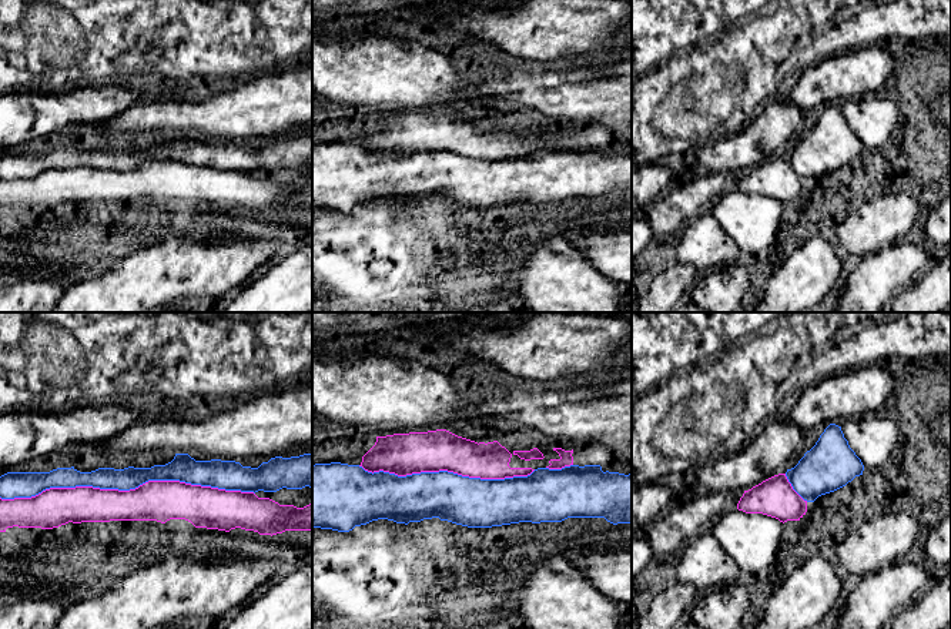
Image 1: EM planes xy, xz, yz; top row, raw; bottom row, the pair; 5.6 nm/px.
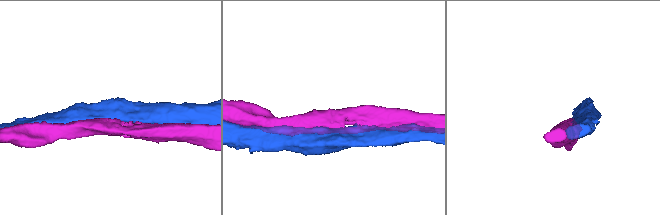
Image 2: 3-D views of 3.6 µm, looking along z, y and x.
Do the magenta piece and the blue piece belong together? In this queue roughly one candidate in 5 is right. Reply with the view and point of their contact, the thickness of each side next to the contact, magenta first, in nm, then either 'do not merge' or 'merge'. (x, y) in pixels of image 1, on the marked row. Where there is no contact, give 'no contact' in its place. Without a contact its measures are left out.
contact xy (127, 491); calibres 220 and 130 nm; do not merge

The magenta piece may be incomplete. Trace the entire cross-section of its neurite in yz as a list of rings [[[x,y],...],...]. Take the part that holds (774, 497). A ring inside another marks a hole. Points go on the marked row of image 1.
[[[778,474],[744,491],[737,509],[746,513],[763,513],[784,523],[800,521],[807,512],[807,501],[793,489],[786,474]]]

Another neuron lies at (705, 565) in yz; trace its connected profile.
[[[710,531],[692,539],[676,568],[677,581],[689,583],[700,595],[737,582],[740,568]]]

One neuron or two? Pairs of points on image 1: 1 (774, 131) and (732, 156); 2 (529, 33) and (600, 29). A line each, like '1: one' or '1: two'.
1: one
2: one

